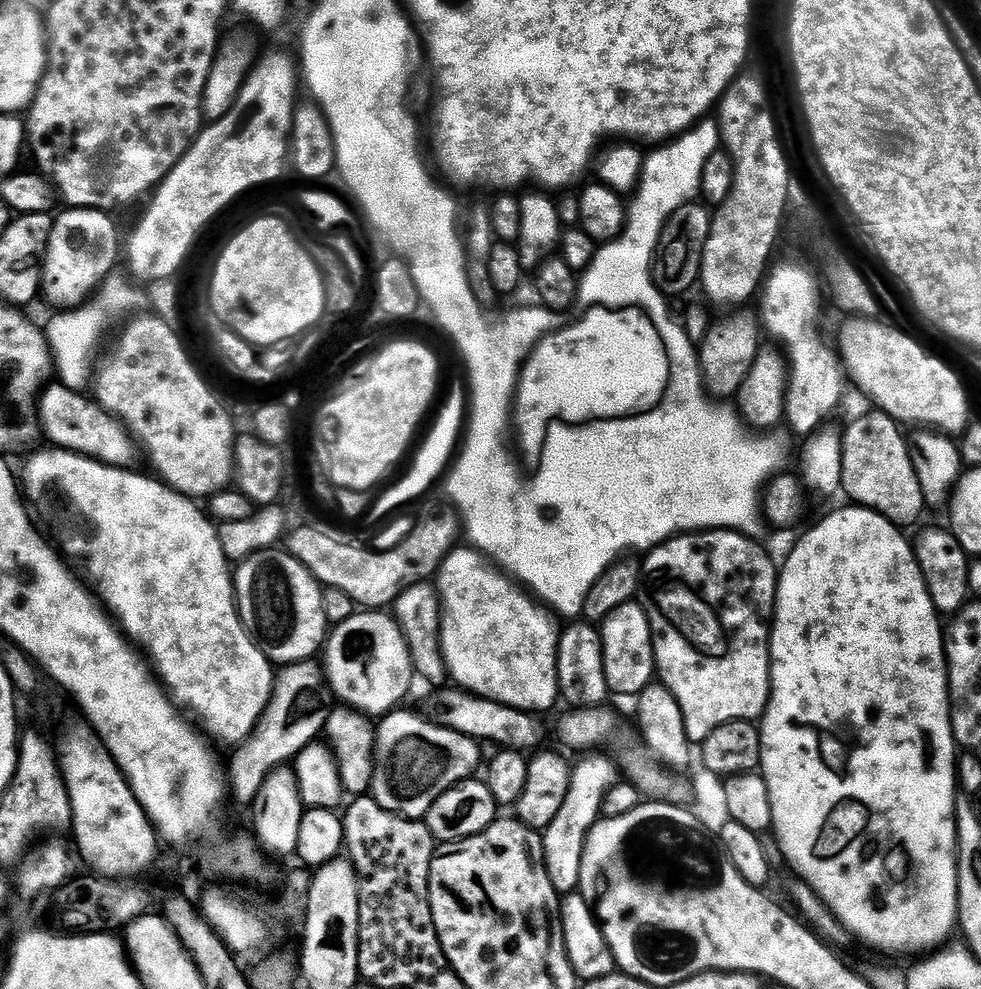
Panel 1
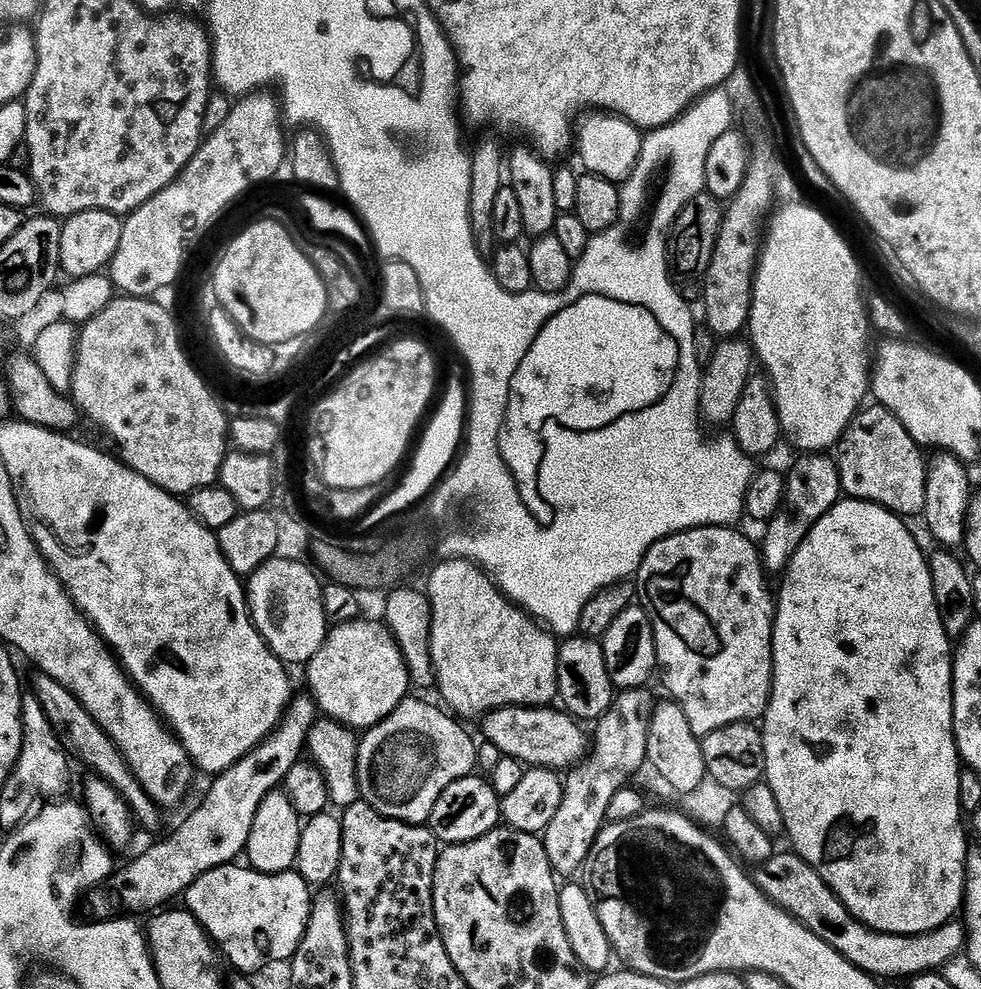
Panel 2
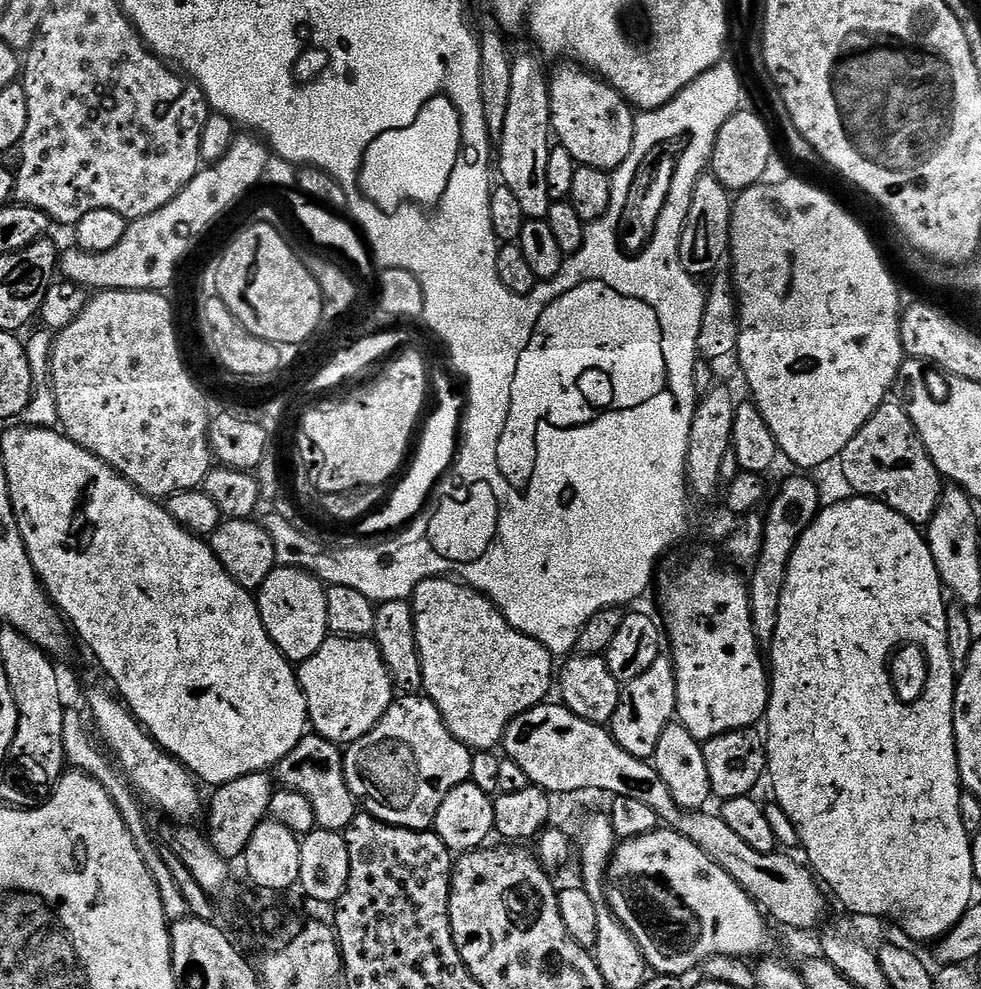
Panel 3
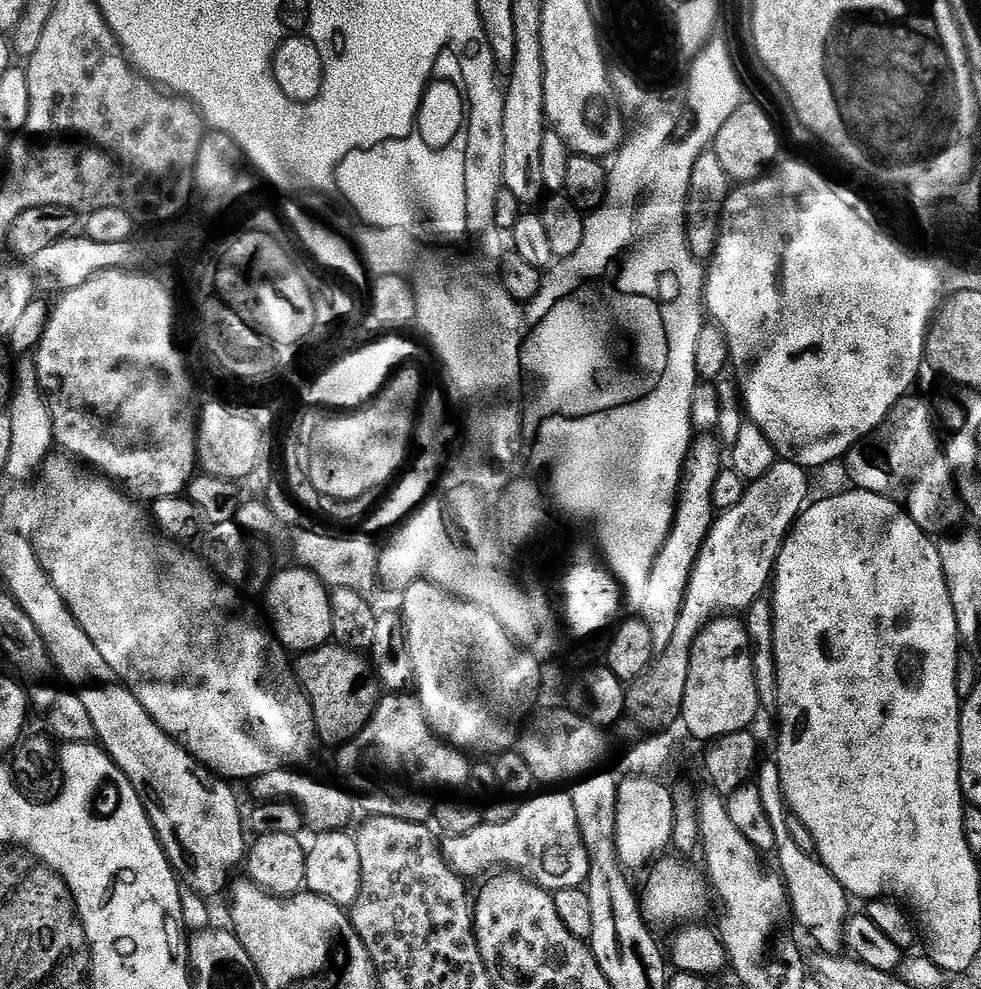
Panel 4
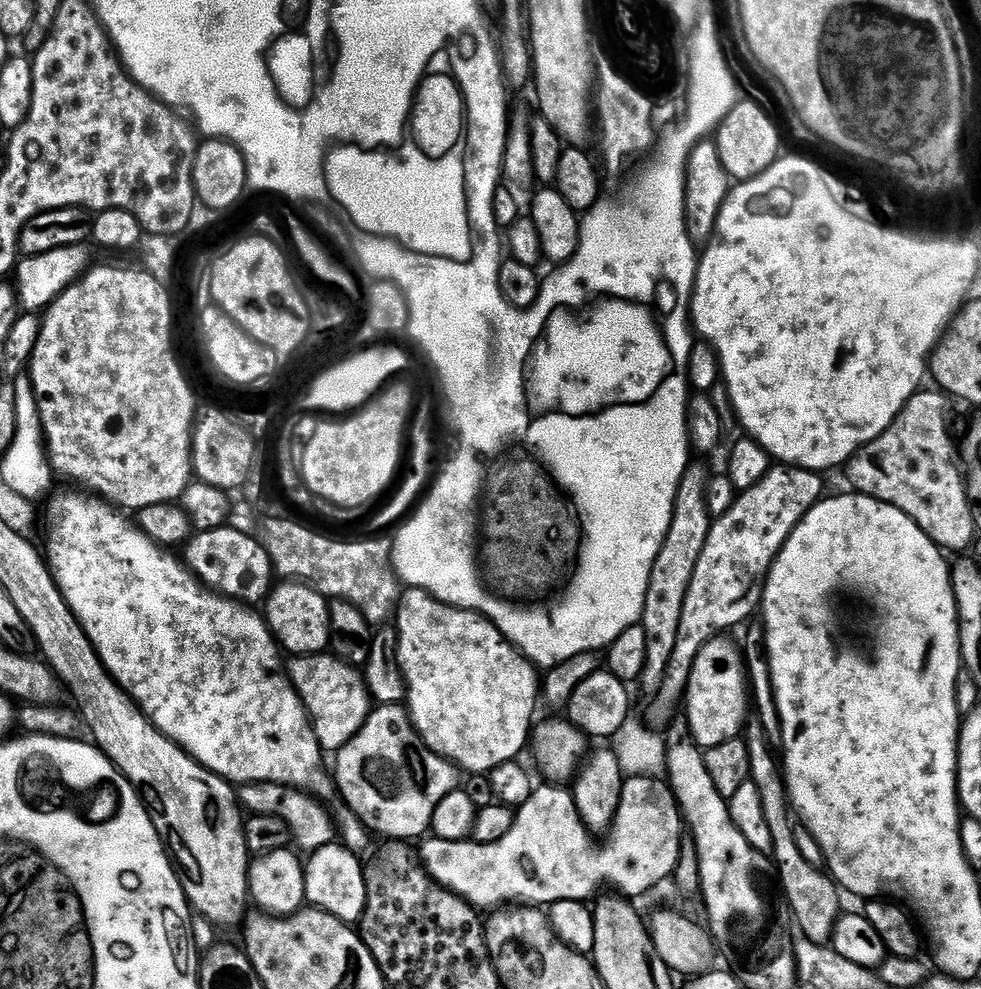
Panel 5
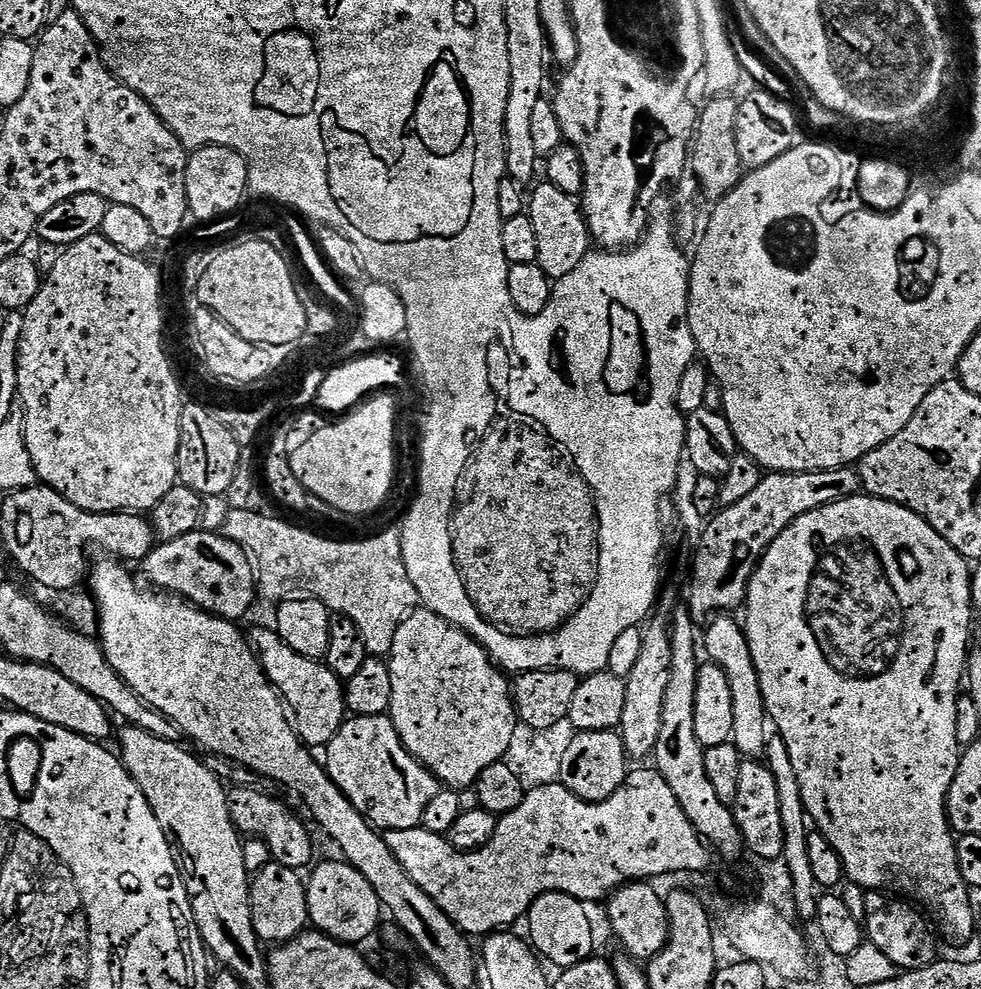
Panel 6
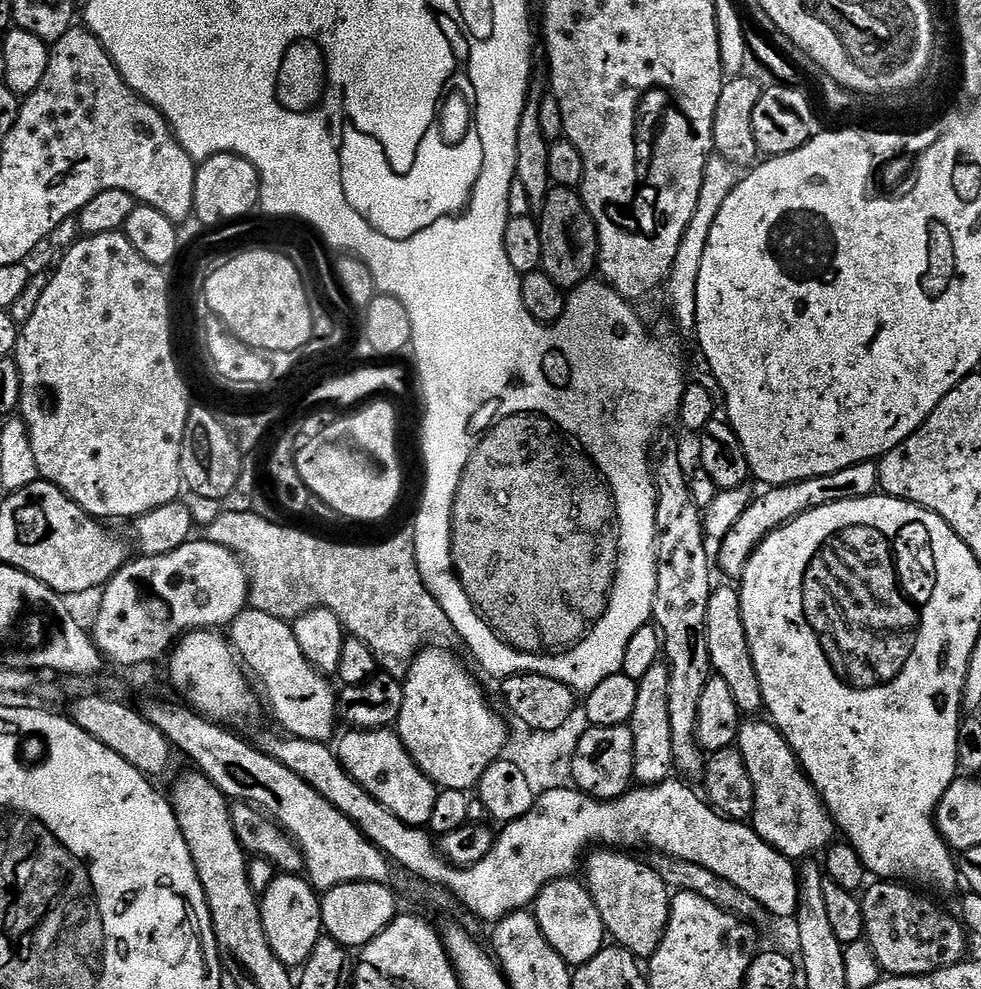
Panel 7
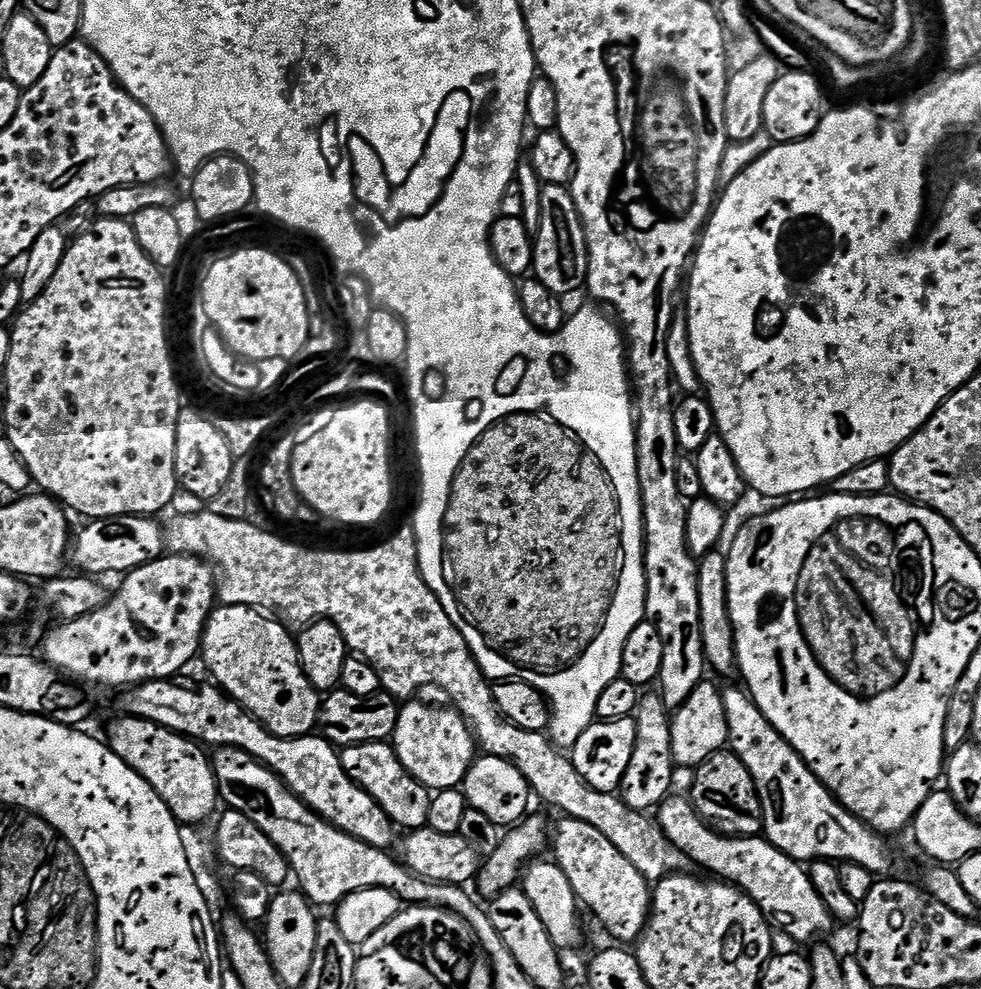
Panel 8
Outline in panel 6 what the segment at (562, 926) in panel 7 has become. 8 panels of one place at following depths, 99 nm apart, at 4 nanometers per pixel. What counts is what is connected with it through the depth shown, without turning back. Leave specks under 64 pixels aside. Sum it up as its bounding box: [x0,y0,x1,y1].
[526,892,610,970]

